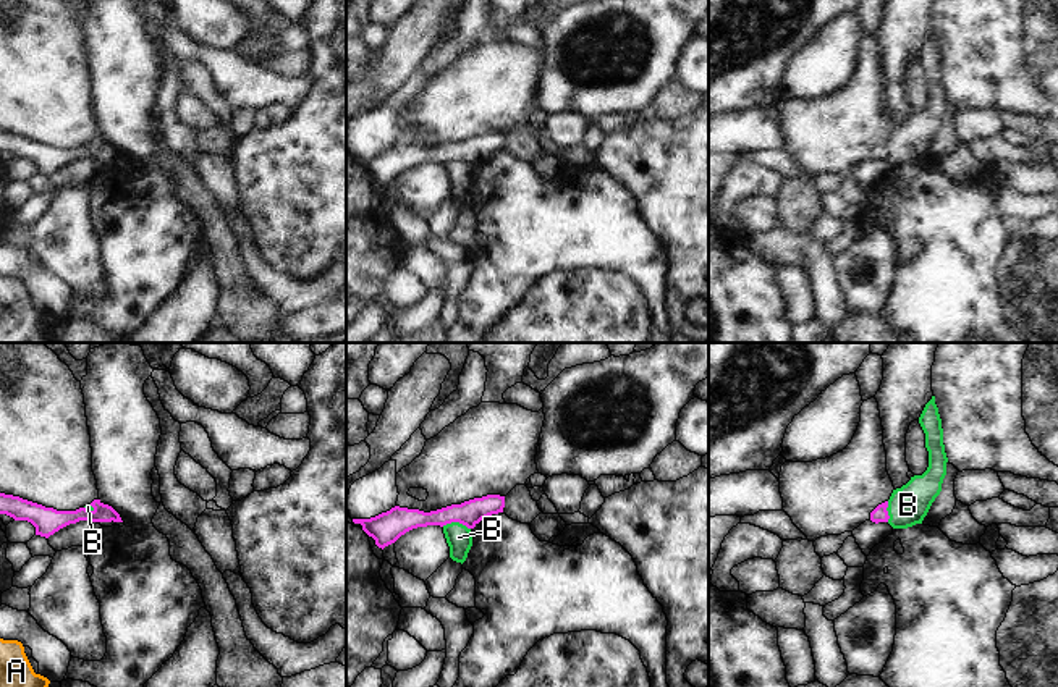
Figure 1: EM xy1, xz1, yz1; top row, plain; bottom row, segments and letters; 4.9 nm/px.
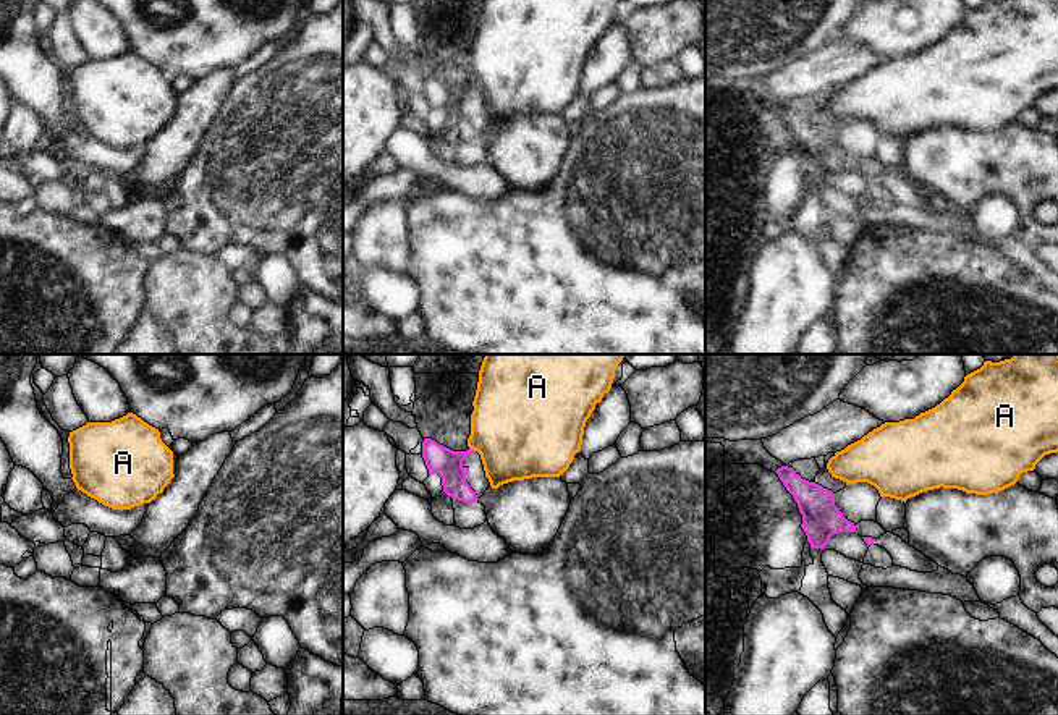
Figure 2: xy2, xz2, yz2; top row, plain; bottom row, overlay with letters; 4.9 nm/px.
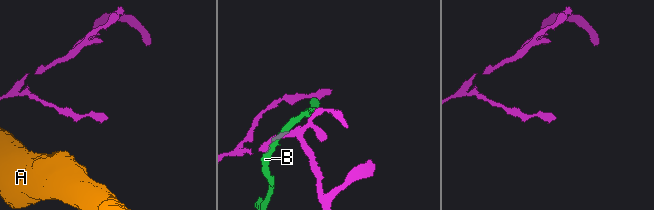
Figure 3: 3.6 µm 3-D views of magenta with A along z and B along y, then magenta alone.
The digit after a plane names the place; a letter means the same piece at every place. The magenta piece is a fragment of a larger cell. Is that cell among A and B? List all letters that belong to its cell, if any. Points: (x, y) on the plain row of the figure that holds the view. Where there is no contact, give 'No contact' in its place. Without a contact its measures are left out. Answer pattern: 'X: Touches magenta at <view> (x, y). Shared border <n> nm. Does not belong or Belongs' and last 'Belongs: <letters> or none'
A: Touches magenta at xz2 (473, 88). Shared border 40 nm. Does not belong
B: Touches magenta at xz1 (457, 159). Shared border 140 nm. Does not belong
Belongs: none

